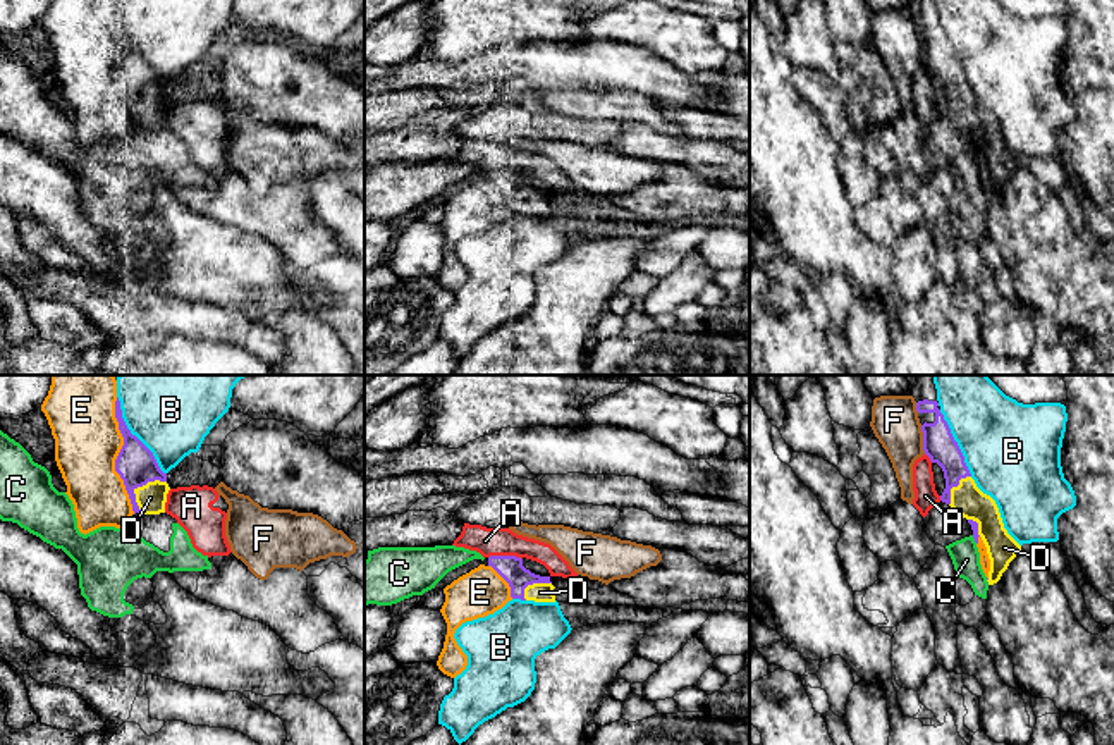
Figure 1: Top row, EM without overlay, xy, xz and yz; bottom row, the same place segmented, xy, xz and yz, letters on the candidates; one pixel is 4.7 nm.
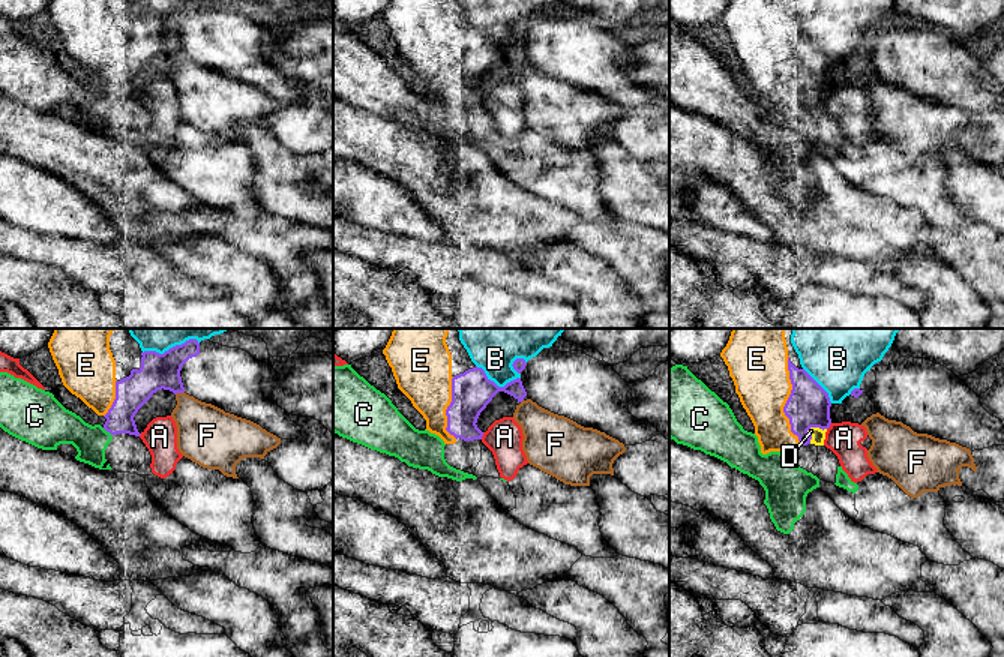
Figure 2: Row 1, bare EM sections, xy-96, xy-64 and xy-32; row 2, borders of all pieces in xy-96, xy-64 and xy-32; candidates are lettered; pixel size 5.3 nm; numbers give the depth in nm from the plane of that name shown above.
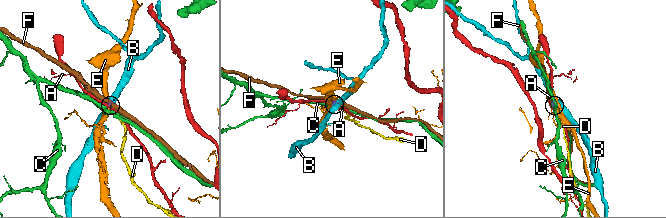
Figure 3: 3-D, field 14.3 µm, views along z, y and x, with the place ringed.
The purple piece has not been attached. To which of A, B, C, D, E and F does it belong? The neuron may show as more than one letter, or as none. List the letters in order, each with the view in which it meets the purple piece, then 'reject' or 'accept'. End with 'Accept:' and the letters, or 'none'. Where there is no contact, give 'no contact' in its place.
A: contact in xz; reject
B: contact in xy; reject
C: contact in yz; reject
D: contact in xy; accept
E: contact in xy; reject
F: contact in yz; reject
Accept: D

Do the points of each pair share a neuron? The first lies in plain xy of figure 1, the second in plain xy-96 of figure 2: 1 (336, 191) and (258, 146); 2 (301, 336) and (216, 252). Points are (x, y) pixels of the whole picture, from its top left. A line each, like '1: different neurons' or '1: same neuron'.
1: same neuron
2: same neuron

